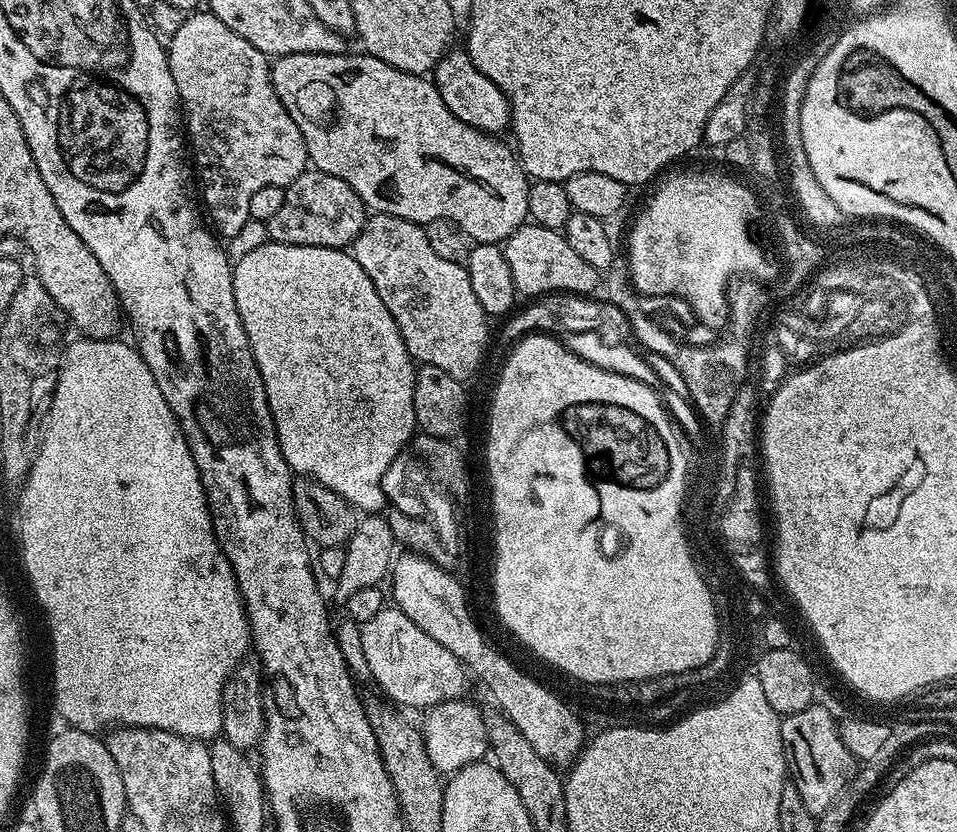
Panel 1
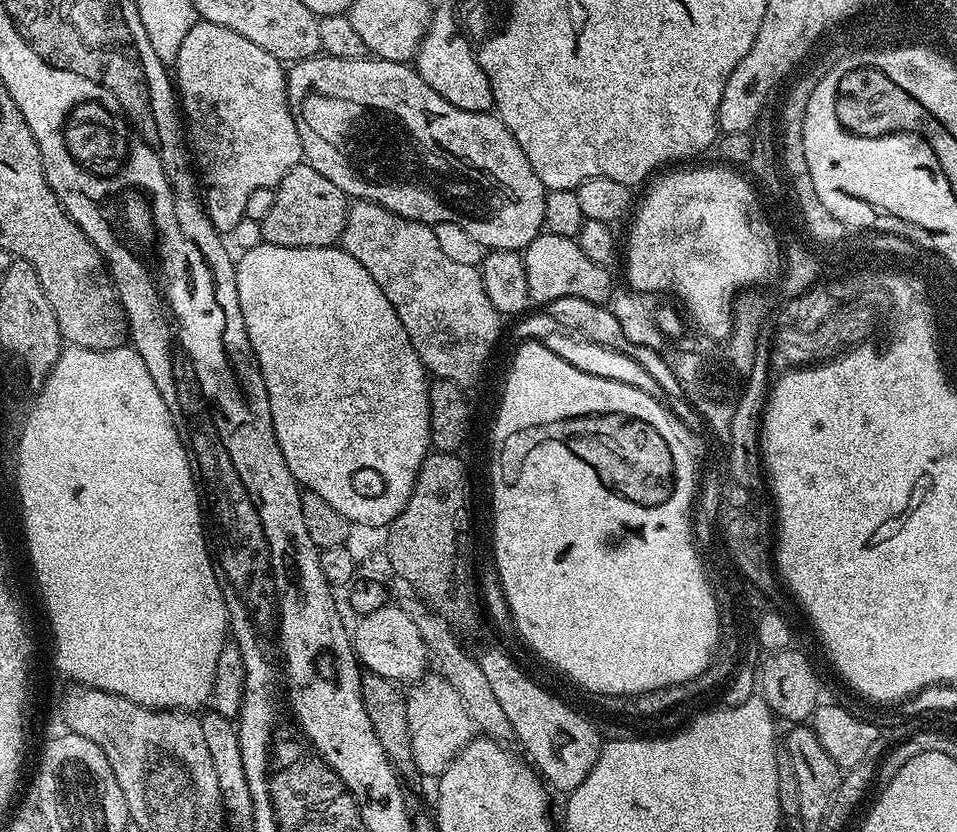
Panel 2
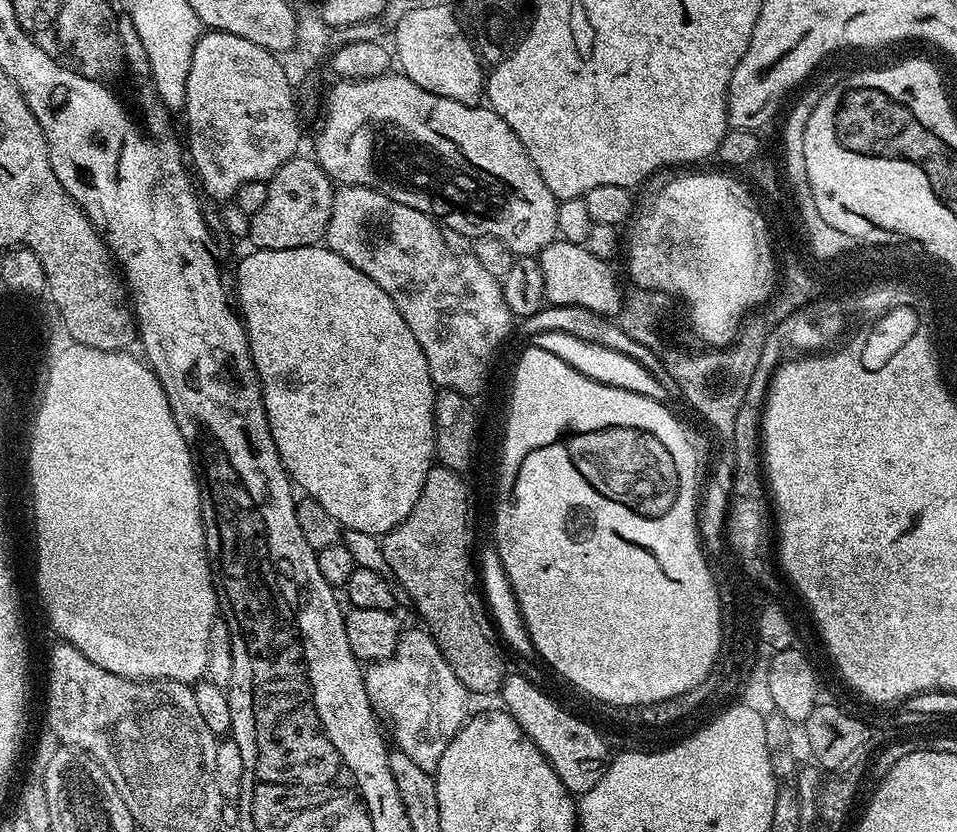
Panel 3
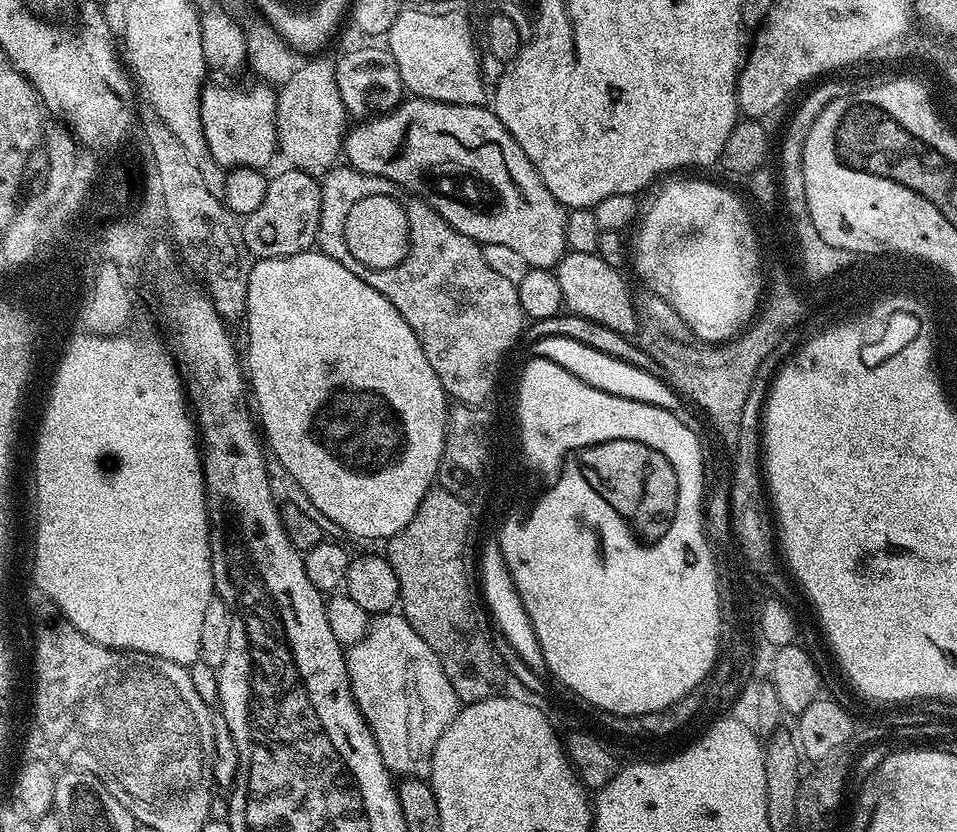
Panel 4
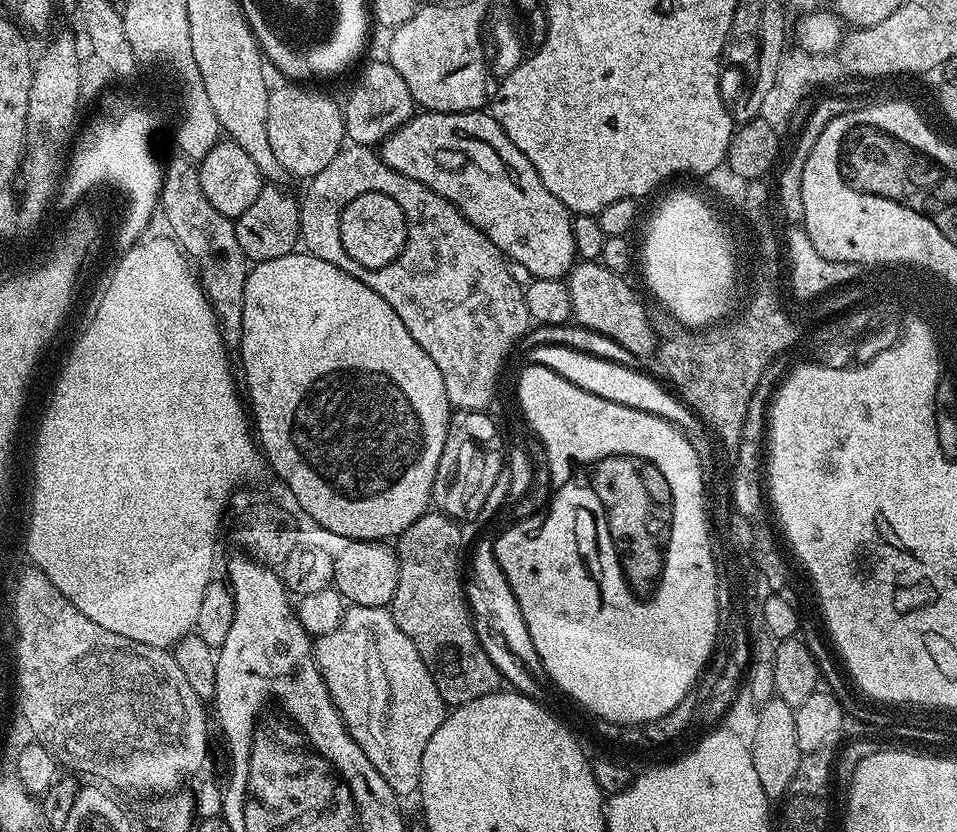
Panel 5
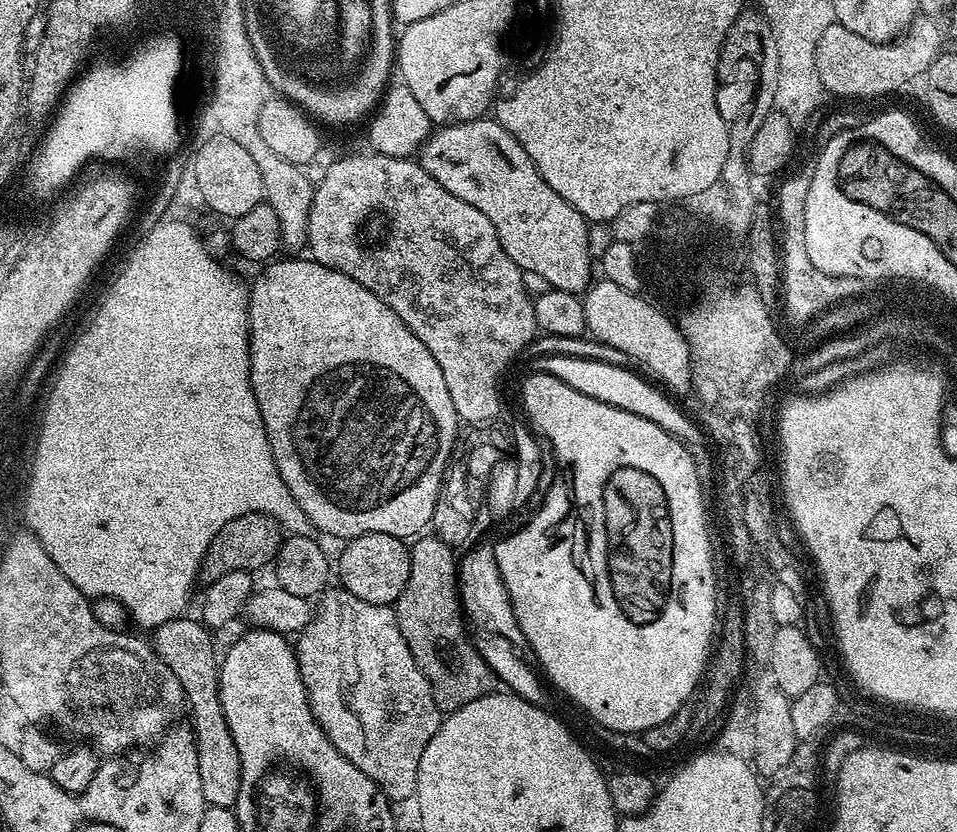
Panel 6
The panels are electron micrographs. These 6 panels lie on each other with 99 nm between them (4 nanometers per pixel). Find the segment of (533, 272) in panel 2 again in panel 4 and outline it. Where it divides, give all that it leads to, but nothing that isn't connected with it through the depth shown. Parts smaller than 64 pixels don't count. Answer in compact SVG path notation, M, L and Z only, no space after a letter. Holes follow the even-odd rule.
M568 252L560 259L554 271L558 278L558 286L562 286L564 308L567 309L571 315L593 320L629 338L637 335L638 319L635 316L635 306L633 304L634 292L633 289L628 289L627 282L620 277L620 275L622 275L621 269L611 268L596 252L591 252L590 254Z

